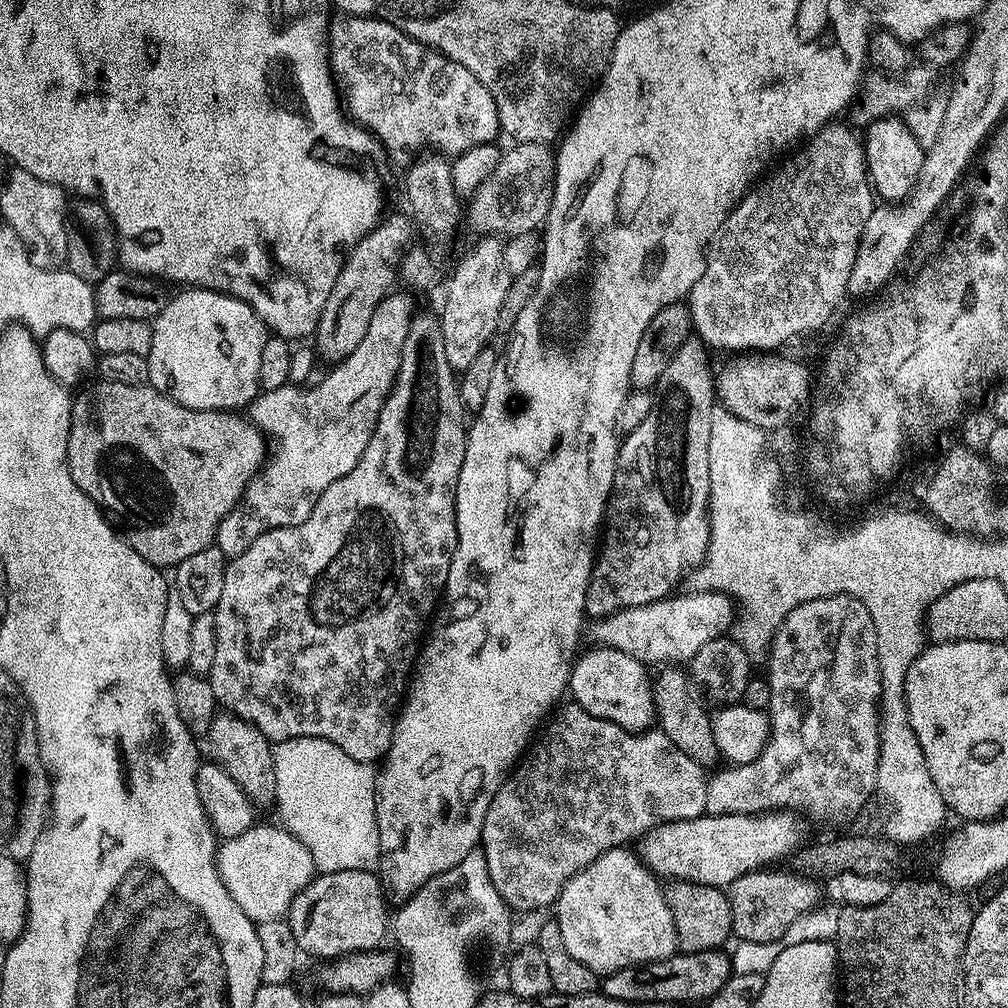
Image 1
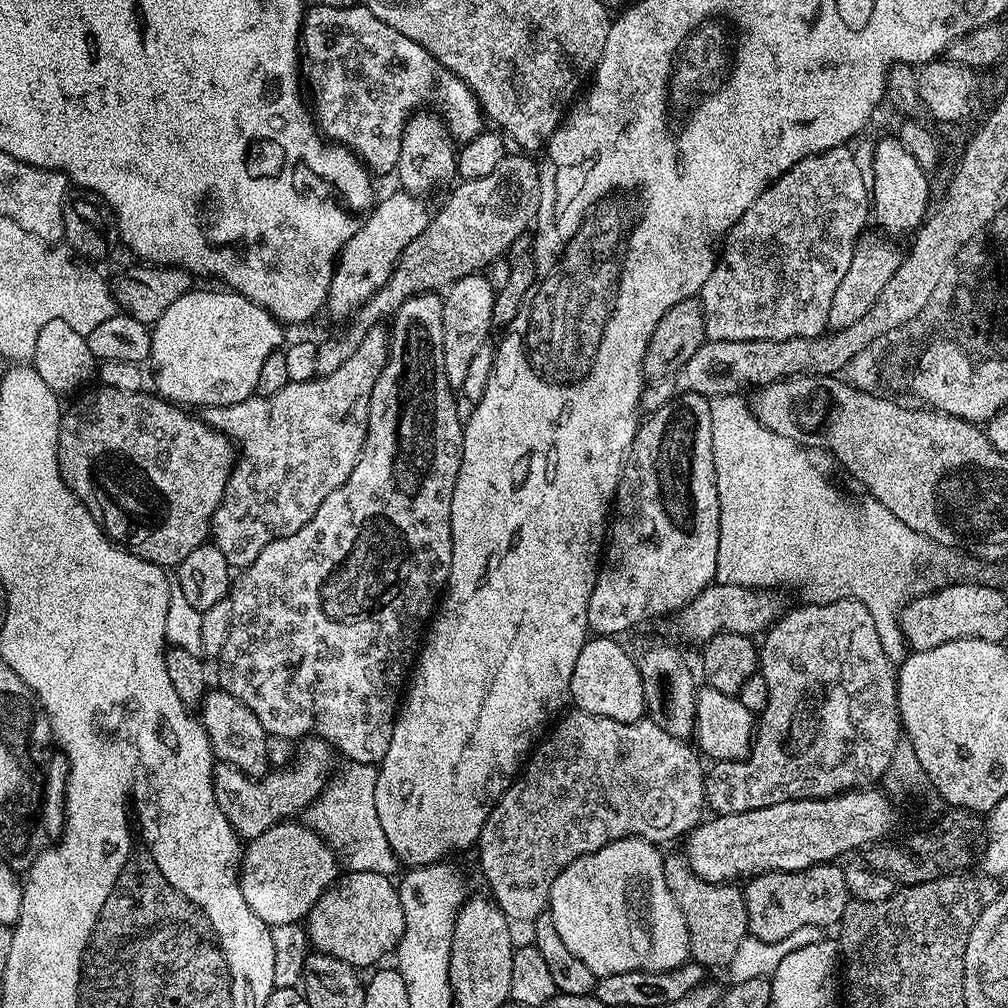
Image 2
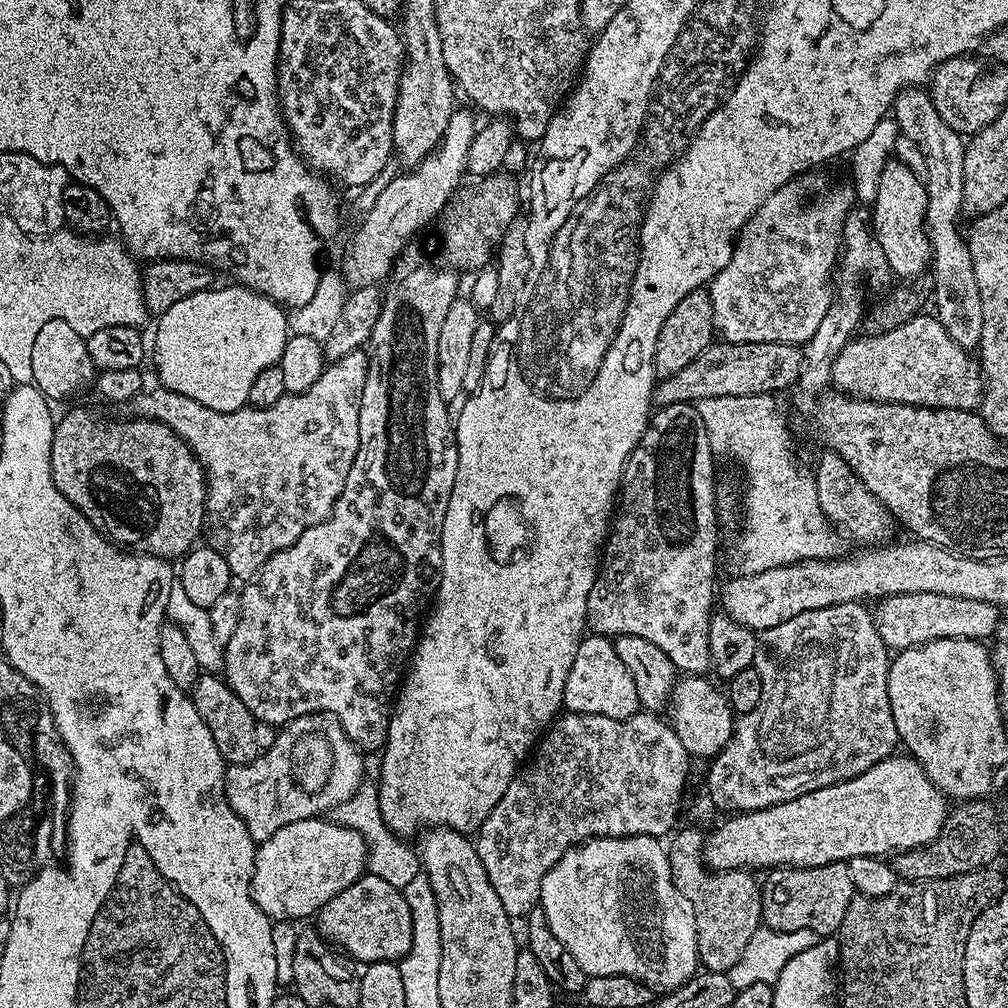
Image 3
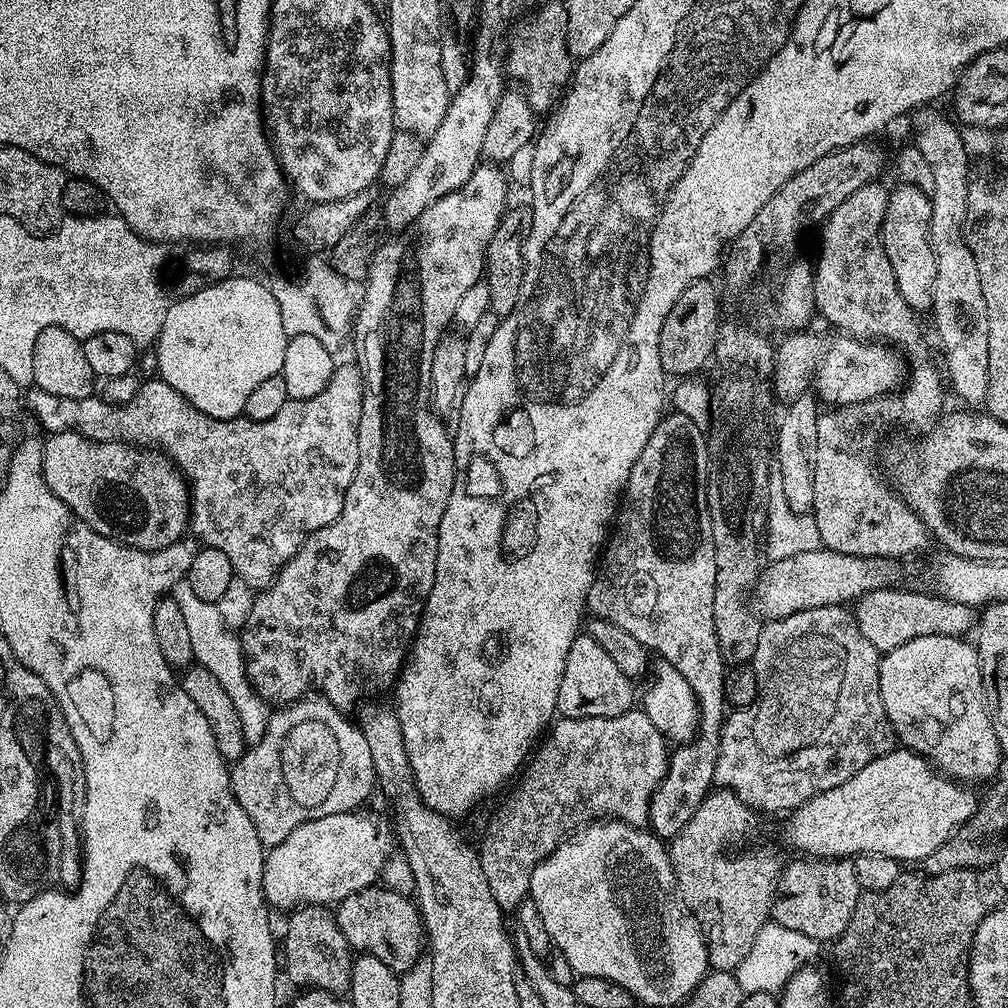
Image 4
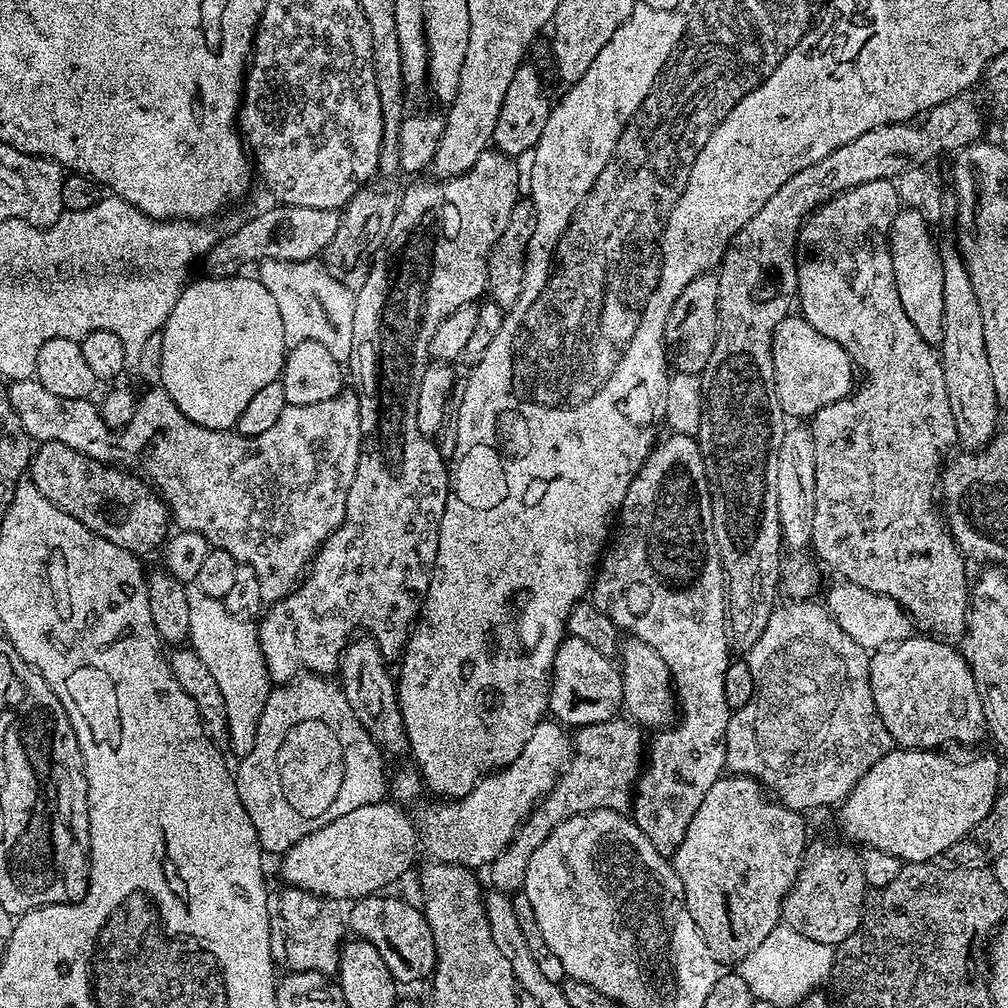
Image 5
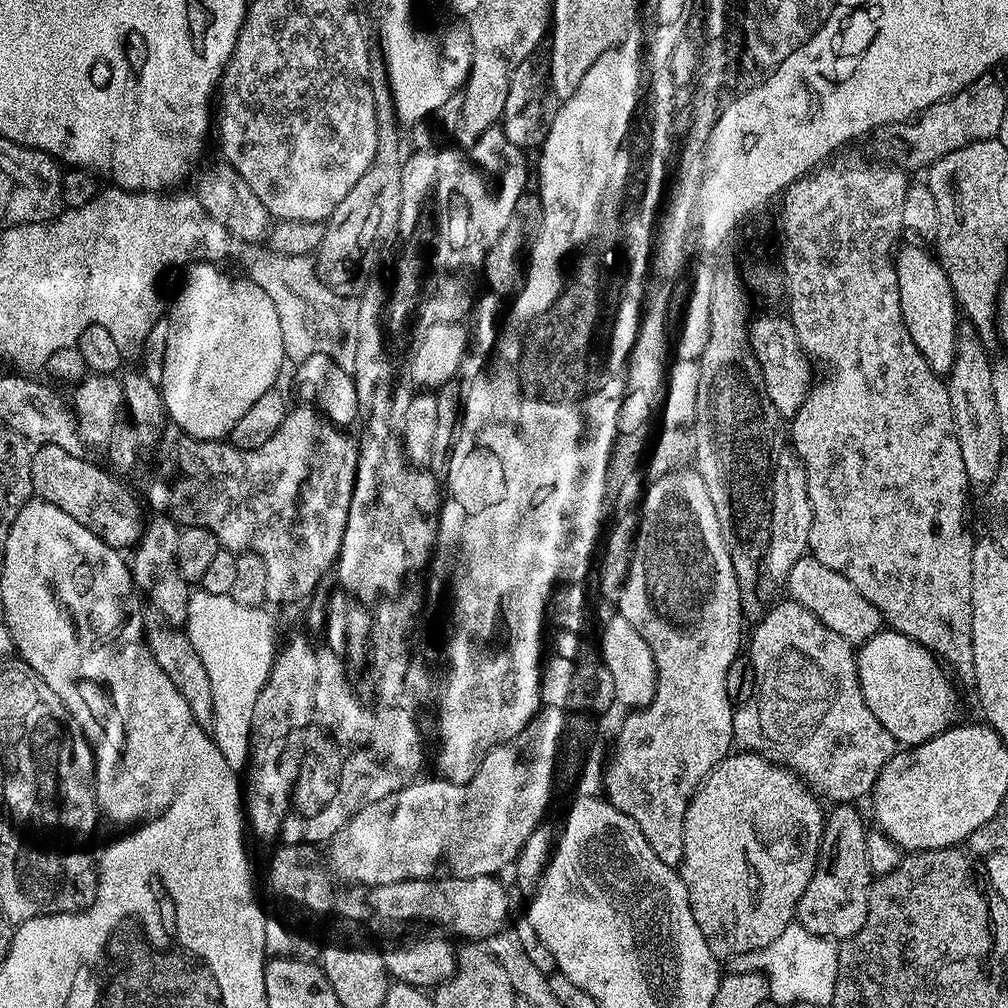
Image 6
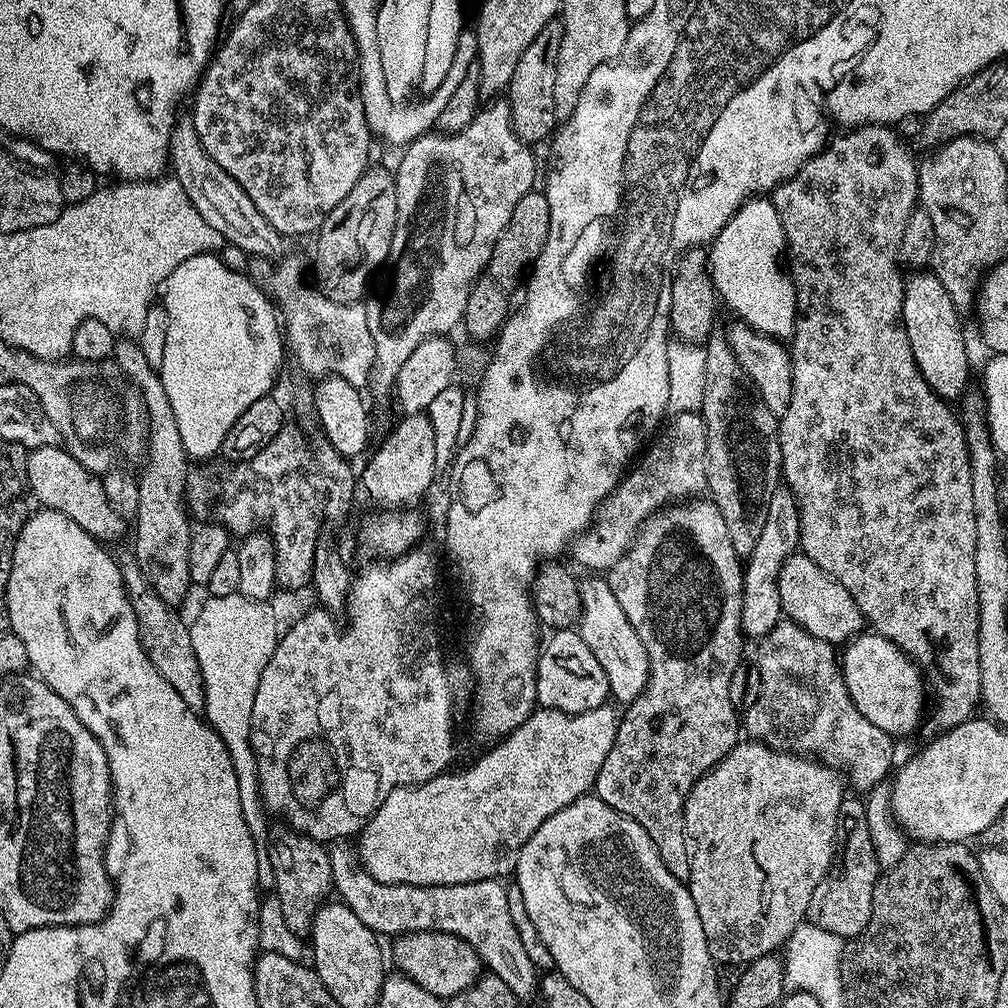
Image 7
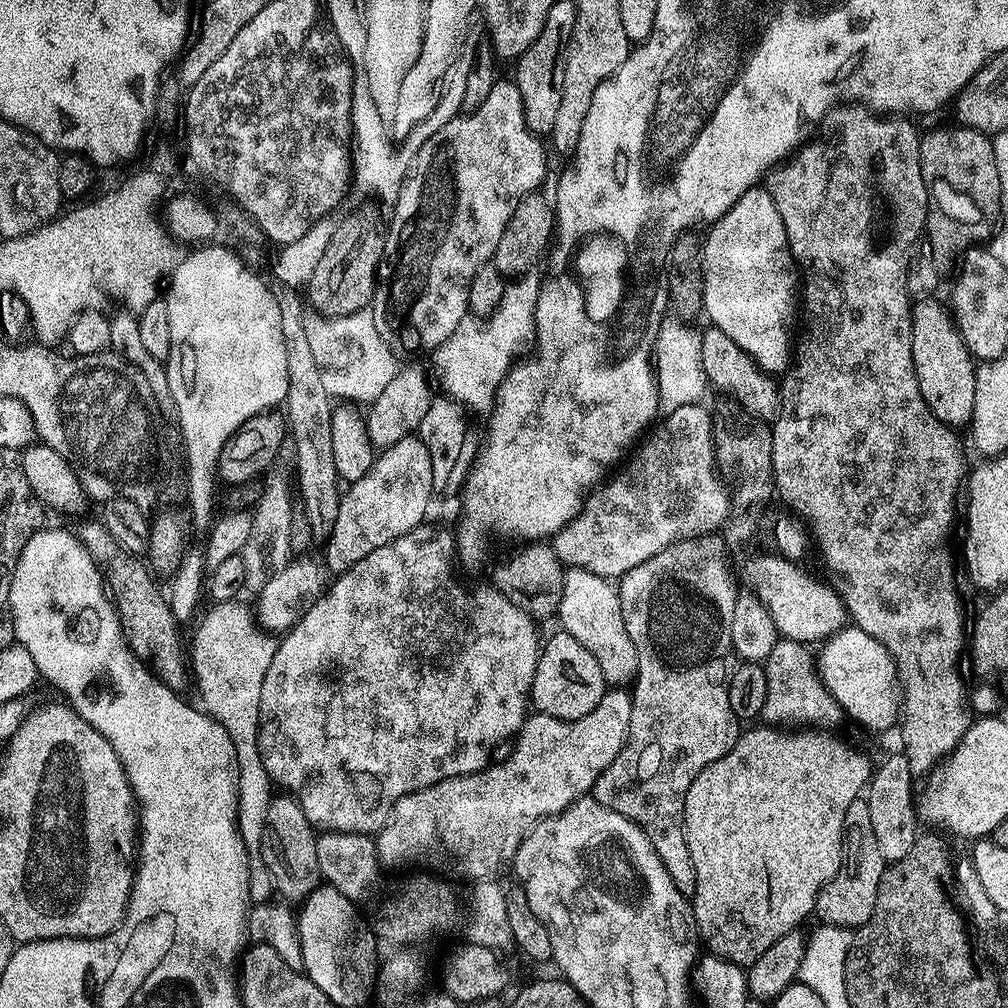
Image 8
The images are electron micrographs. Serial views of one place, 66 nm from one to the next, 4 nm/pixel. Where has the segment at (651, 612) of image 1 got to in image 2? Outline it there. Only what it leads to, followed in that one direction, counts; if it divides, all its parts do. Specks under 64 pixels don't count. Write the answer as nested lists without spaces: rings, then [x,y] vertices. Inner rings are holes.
[[[713,582],[702,589],[691,604],[680,609],[680,632],[686,639],[700,640],[699,642],[707,642],[720,632],[755,637],[767,632],[780,619],[782,607],[780,608],[780,600],[776,596],[779,595],[770,588],[747,588]]]

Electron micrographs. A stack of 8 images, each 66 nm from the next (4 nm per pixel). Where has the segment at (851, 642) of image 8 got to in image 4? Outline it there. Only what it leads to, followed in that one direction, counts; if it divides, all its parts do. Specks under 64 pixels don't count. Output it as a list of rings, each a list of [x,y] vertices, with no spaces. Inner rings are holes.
[[[958,636],[914,638],[914,642],[881,655],[878,686],[895,739],[909,752],[918,753],[943,775],[968,786],[976,786],[979,780],[991,781],[1000,772],[1000,743],[986,707],[986,685],[975,643]]]

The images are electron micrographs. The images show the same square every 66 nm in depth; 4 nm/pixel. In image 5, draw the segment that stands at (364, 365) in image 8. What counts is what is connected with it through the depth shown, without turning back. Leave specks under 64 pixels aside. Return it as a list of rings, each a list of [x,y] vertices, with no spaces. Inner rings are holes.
[[[318,258],[308,259],[308,261],[286,261],[286,260],[276,260],[268,259],[261,261],[259,263],[258,272],[256,272],[256,279],[262,282],[262,286],[265,286],[266,290],[269,290],[270,294],[274,298],[274,302],[278,305],[278,314],[282,314],[282,330],[284,331],[284,343],[288,346],[296,345],[300,342],[318,342],[319,345],[324,346],[326,350],[330,352],[338,361],[344,362],[349,359],[352,355],[352,339],[354,338],[354,302],[356,301],[356,293],[353,289],[342,286],[335,282],[329,283],[330,277],[327,270],[325,270],[323,263]],[[324,283],[329,283],[329,296],[324,296],[321,300],[316,300],[316,296],[312,292],[308,292],[311,288],[320,288]]]

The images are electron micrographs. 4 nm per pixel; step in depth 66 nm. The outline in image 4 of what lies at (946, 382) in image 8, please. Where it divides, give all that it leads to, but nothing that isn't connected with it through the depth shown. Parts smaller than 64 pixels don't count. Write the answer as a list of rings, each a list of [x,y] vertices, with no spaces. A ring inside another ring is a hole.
[[[897,183],[888,194],[886,218],[880,227],[886,258],[890,258],[890,270],[894,270],[894,282],[898,282],[898,294],[917,313],[927,313],[934,294],[934,250],[930,246],[928,227],[932,217],[929,193],[918,190],[912,184]]]

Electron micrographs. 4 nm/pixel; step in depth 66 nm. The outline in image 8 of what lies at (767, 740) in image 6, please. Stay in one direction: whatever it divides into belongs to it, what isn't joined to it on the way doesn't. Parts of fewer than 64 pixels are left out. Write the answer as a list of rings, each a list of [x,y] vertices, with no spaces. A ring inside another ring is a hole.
[[[777,639],[774,650],[763,661],[766,670],[766,702],[760,716],[768,726],[794,725],[797,729],[832,730],[842,713],[838,702],[828,693],[828,688],[820,678],[817,661],[805,645],[793,640]]]

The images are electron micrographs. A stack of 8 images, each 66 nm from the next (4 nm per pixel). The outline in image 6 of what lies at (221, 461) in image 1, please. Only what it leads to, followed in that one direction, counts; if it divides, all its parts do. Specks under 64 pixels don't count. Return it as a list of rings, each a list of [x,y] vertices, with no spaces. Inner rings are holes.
[[[42,444],[33,451],[30,478],[33,493],[39,499],[66,510],[74,522],[82,522],[90,534],[102,538],[111,548],[131,549],[139,543],[146,521],[145,509],[132,490],[124,488],[97,464],[62,450],[62,446]]]

